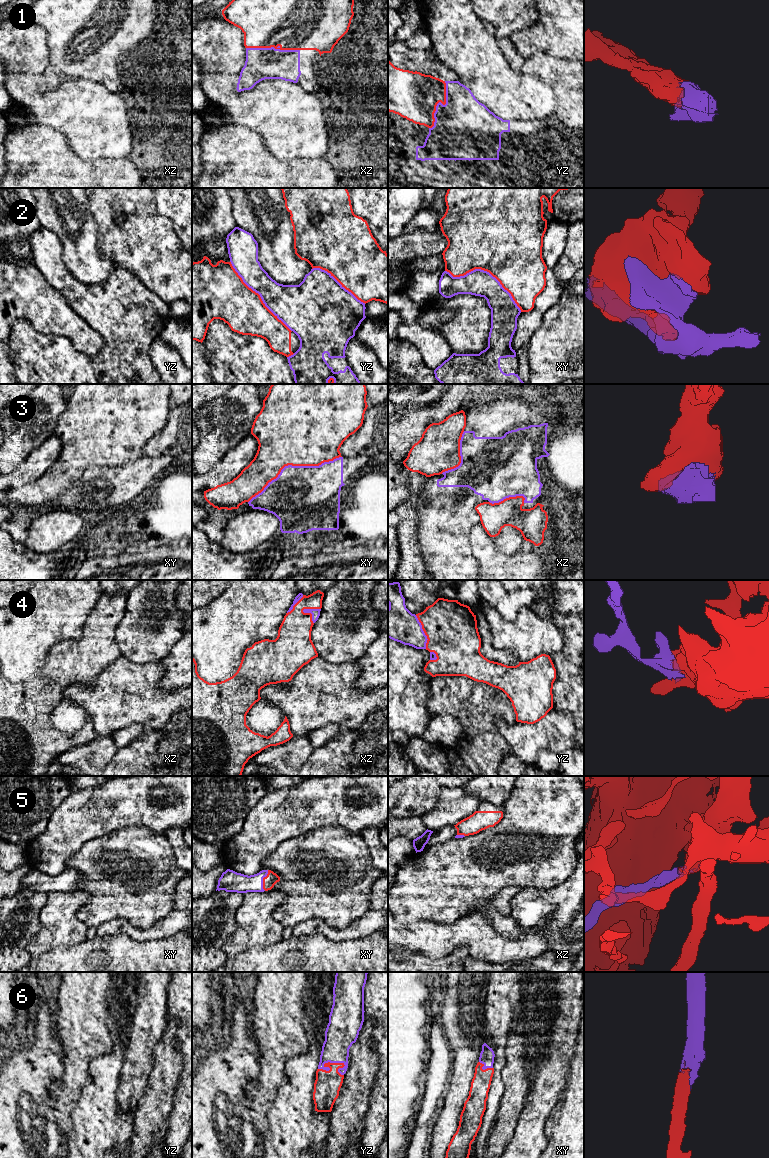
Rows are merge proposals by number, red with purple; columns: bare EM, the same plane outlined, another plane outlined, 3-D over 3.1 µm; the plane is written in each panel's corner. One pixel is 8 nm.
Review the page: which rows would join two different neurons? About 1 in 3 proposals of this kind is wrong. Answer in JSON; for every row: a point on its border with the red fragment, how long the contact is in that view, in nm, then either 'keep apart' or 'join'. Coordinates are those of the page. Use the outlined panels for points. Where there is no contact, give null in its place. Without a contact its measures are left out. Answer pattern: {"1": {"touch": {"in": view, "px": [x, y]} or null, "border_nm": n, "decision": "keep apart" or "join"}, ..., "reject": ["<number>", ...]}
{"1": {"touch": {"in": "xz", "px": [273, 46]}, "border_nm": 440, "decision": "join"}, "2": {"touch": {"in": "xy", "px": [487, 271]}, "border_nm": 700, "decision": "keep apart"}, "3": {"touch": {"in": "xy", "px": [293, 465]}, "border_nm": 850, "decision": "keep apart"}, "4": {"touch": {"in": "xz", "px": [310, 613]}, "border_nm": 150, "decision": "join"}, "5": {"touch": {"in": "xy", "px": [263, 880]}, "border_nm": 170, "decision": "join"}, "6": {"touch": {"in": "yz", "px": [325, 1063]}, "border_nm": 220, "decision": "join"}, "reject": ["2", "3"]}

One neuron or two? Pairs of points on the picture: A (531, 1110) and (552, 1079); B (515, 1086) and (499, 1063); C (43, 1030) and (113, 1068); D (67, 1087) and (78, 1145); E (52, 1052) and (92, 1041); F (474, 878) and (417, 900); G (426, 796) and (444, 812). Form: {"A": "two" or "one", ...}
{"A": "one", "B": "two", "C": "two", "D": "two", "E": "two", "F": "one", "G": "two"}

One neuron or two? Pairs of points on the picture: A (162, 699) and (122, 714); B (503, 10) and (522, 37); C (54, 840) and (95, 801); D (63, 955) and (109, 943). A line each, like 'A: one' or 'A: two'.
A: one
B: two
C: one
D: one

